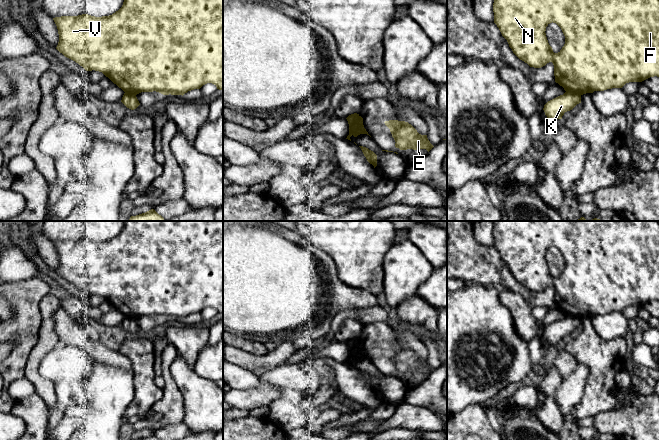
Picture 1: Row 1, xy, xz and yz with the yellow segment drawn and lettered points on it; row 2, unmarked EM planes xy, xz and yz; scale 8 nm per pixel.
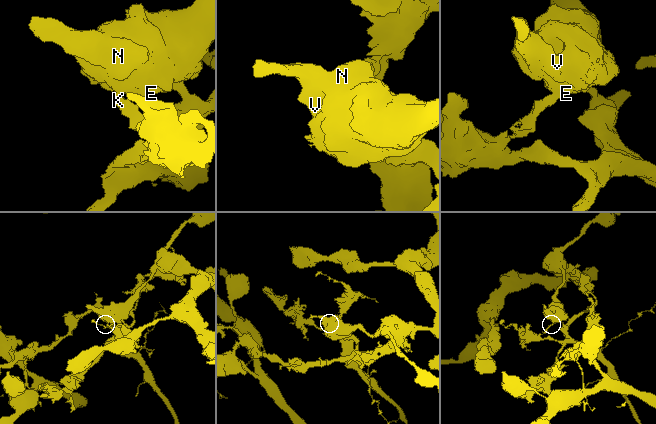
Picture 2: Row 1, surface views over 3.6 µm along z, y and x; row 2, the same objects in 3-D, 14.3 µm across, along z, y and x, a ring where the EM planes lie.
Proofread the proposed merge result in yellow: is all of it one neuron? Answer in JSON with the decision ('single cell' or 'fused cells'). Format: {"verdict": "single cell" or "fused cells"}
{"verdict": "fused cells"}

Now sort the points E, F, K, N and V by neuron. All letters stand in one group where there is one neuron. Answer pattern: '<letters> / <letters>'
E F N V / K

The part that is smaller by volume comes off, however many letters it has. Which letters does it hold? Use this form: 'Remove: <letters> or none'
Remove: K

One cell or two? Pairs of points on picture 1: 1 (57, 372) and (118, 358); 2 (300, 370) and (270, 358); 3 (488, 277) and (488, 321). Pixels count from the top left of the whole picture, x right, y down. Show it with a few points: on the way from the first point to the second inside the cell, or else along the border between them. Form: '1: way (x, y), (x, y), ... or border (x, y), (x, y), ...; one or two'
1: border (74, 346), (82, 348), (93, 360); two
2: border (282, 363), (270, 368); two
3: border (471, 282), (493, 286); two

